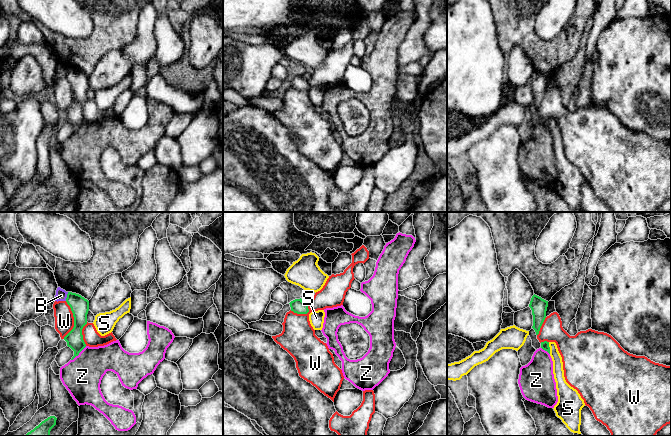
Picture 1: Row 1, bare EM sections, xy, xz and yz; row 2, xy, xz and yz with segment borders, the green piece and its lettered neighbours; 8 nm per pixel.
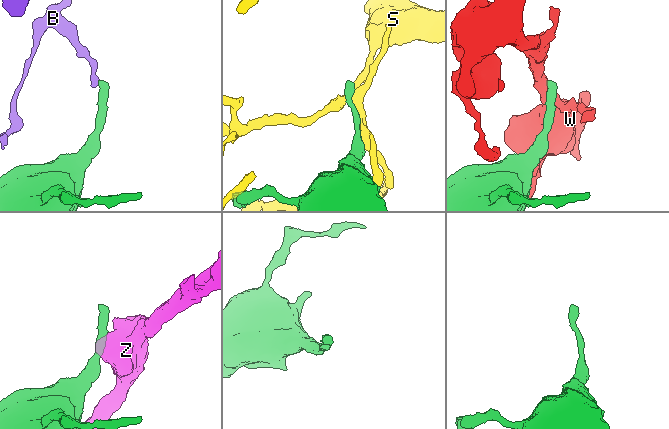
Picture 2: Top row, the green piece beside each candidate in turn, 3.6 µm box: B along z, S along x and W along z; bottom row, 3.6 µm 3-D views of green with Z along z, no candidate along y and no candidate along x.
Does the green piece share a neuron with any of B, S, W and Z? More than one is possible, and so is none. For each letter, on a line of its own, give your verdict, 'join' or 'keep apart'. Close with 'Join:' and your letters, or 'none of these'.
B: keep apart
S: keep apart
W: keep apart
Z: keep apart
Join: none of these

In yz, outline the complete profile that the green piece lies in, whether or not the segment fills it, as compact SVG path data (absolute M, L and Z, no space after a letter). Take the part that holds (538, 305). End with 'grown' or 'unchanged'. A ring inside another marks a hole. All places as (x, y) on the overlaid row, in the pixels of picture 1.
M533 295L529 304L533 315L533 326L536 335L539 334L540 328L546 318L546 311L548 307L548 301L542 299L537 295Z | unchanged

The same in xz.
M295 299L290 303L291 311L297 314L307 314L309 312L308 305L302 299Z | unchanged

